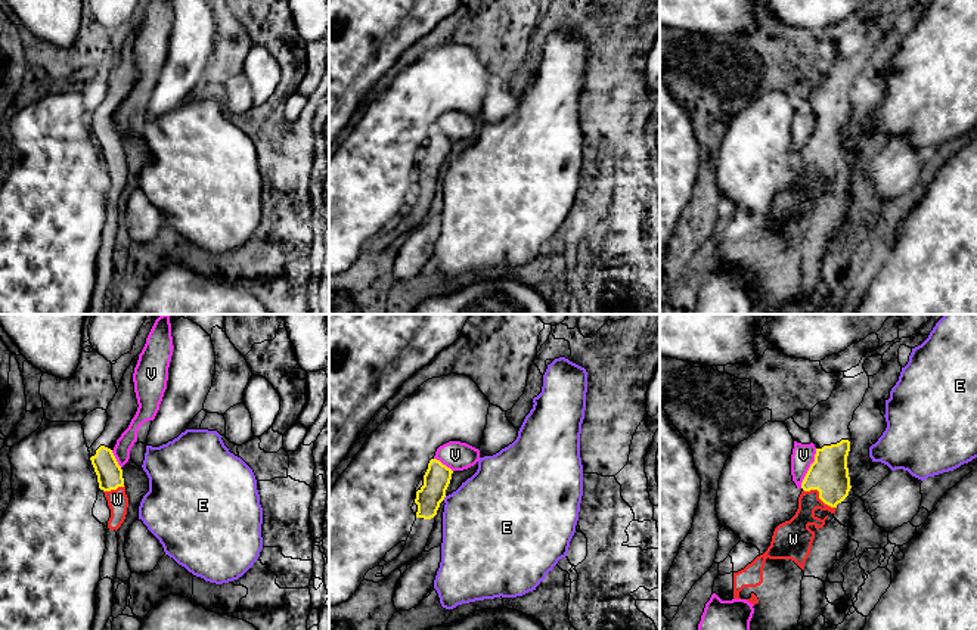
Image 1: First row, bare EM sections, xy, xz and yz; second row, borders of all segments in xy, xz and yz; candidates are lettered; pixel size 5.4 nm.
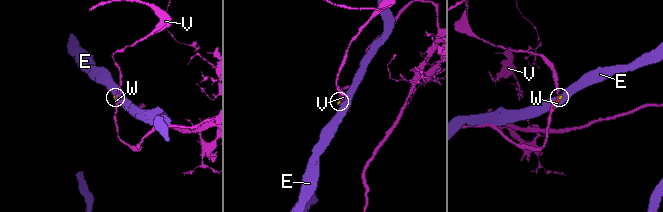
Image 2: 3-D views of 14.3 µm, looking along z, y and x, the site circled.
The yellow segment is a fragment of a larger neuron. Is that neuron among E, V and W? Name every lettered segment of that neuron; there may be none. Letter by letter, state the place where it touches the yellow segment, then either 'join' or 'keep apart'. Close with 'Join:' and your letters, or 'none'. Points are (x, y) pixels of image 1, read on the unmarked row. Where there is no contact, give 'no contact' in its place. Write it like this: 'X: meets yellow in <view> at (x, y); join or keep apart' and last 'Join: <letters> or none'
E: meets yellow in xz at (444, 165); keep apart
V: meets yellow in yz at (809, 137); keep apart
W: meets yellow in yz at (819, 165); join
Join: W

